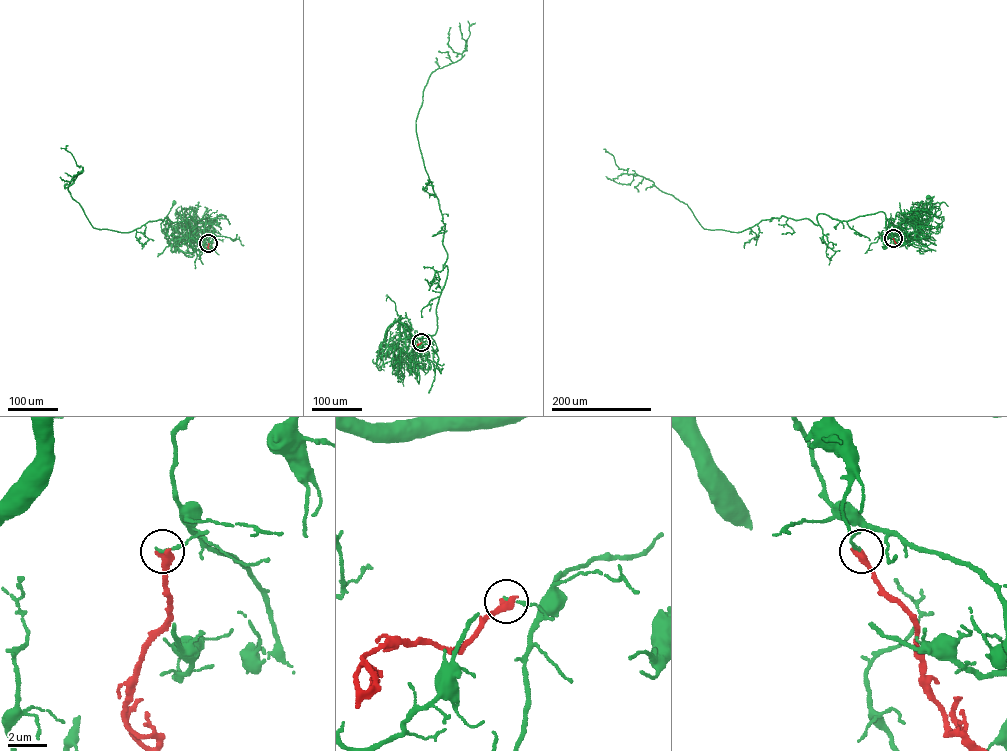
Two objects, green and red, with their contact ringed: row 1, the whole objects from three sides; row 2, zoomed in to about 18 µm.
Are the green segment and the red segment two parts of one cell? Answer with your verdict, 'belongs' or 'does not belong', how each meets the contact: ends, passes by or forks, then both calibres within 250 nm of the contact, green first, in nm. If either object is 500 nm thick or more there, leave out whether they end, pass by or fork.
does not belong; green ends; red ends; calibres 140 and 380 nm

